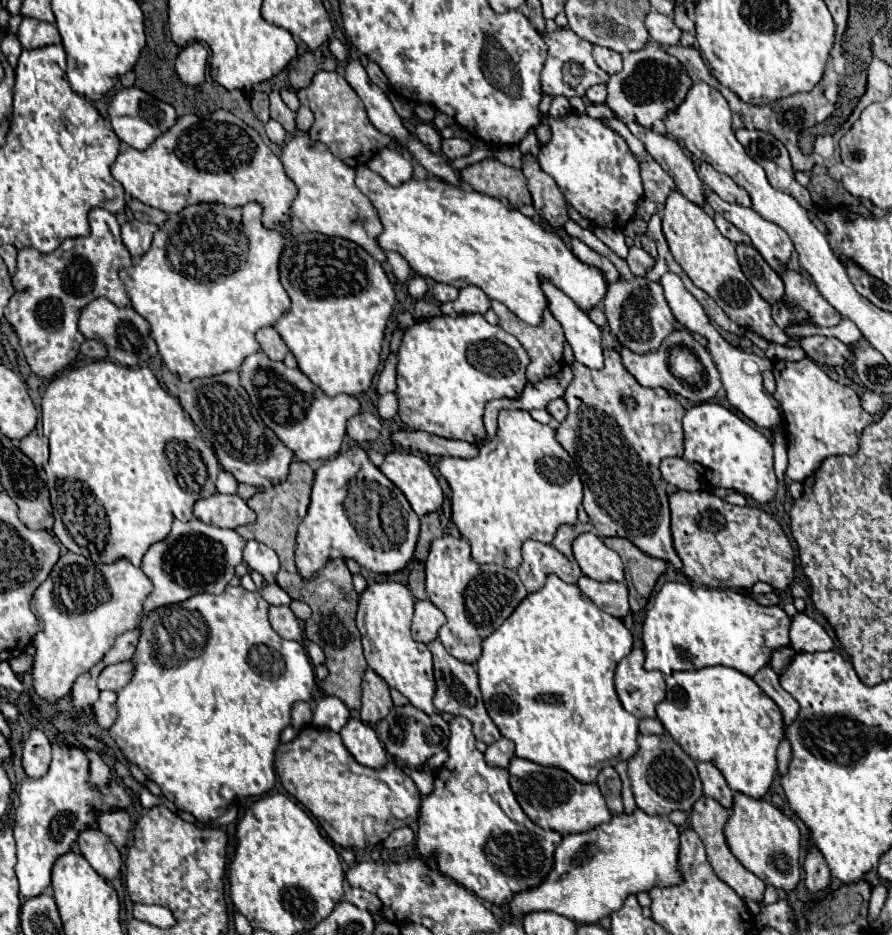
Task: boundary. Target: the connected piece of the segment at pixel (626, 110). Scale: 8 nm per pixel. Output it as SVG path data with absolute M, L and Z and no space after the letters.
M646 44L638 52L624 54L624 70L612 74L608 80L608 100L606 104L614 110L614 114L622 122L638 122L650 128L656 120L664 120L666 112L672 110L680 100L684 100L688 92L690 76L682 68L682 64L660 50L656 44Z

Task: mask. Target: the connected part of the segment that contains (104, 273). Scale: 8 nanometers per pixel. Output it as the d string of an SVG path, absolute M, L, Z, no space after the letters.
M94 208L90 212L90 228L90 236L68 238L52 254L42 254L36 248L18 252L18 272L12 276L14 296L4 316L14 326L26 362L36 376L50 378L76 360L80 344L86 340L78 330L78 318L88 302L104 296L116 306L130 304L118 270L130 268L132 260L121 240L116 216L103 208Z

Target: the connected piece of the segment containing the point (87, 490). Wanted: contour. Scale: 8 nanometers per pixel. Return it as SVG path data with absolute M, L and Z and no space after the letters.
M96 360L72 368L66 376L50 382L41 409L43 432L49 440L46 474L52 506L60 512L76 544L86 548L96 564L112 564L112 560L126 558L134 566L140 566L146 550L168 536L174 518L188 522L194 502L216 492L214 482L220 464L214 450L206 446L178 398L170 396L146 366L134 370L110 360Z

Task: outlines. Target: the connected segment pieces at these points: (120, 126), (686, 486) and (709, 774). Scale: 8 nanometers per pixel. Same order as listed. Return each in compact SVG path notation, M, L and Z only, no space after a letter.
M132 86L132 88L120 88L108 106L108 116L110 116L110 124L116 132L116 136L126 142L132 148L144 150L152 144L152 140L160 134L164 134L168 128L172 128L172 124L176 122L176 112L170 104L160 102L158 98L154 98L152 94Z
M664 458L660 464L660 472L662 472L662 478L668 484L676 486L678 490L690 490L692 492L692 490L702 488L700 474L684 458Z
M698 762L696 766L700 772L700 780L704 784L704 794L718 800L724 808L730 808L734 794L730 790L730 786L726 784L722 772L712 762Z

